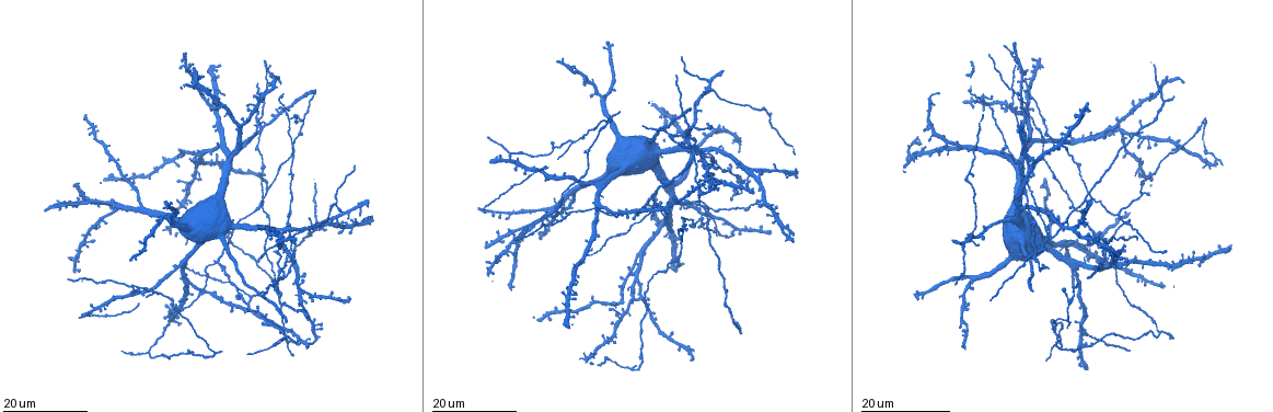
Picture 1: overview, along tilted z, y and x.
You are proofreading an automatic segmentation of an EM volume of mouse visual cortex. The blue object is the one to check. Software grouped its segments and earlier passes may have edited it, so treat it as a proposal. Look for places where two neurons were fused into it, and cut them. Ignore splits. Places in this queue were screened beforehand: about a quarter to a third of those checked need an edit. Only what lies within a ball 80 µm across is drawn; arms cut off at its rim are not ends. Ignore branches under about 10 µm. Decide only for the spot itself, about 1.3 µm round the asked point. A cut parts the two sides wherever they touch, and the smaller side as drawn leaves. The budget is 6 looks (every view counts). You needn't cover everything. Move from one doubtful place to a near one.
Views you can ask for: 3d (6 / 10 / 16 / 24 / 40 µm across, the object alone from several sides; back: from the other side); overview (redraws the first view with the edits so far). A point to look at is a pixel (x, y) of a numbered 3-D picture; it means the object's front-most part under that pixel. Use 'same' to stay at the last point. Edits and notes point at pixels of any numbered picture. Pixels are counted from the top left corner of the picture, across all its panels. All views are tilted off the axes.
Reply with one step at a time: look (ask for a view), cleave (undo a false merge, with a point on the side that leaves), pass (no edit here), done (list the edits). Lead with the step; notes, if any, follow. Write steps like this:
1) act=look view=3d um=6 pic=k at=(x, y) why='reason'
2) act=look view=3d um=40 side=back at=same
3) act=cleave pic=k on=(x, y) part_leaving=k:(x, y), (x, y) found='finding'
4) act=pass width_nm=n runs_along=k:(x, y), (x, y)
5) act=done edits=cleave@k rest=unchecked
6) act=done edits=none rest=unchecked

act=look view=3d um=24 pic=1 at=(1031, 99) why='three arms meet'

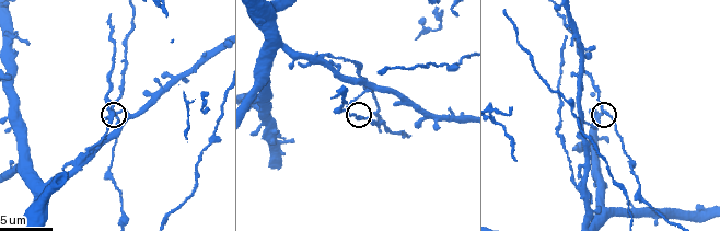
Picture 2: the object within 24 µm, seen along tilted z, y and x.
act=look view=3d um=10 pic=2 at=(605, 110)

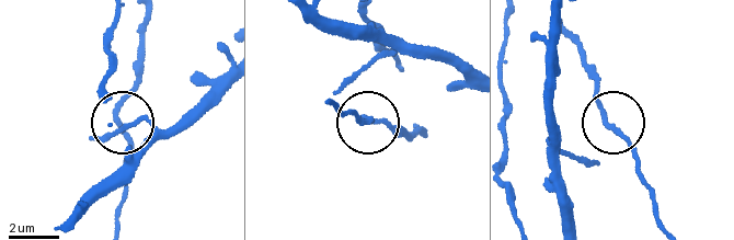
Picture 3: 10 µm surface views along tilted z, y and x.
act=pass side_arm_um=16 runs_along=3:(77, 206), (145, 138), (137, 123), (104, 138), (140, 54) found='one neuron here'

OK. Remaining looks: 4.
act=look view=3d um=16 pic=2 at=(579, 183) why='three-way junction'

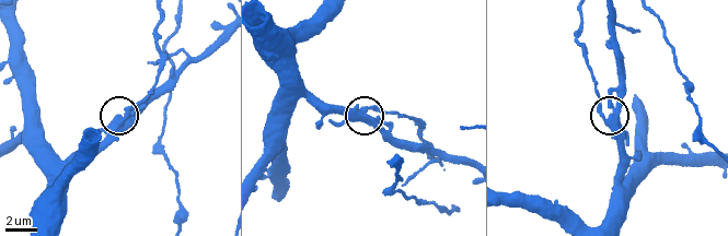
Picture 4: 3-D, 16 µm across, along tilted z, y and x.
act=cleave pic=4 on=(334, 122) part_leaving=4:(616, 129), (603, 113), (577, 38), (580, 14) found='two neurons meet here'

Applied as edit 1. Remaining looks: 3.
act=look view=overview why='redraw'

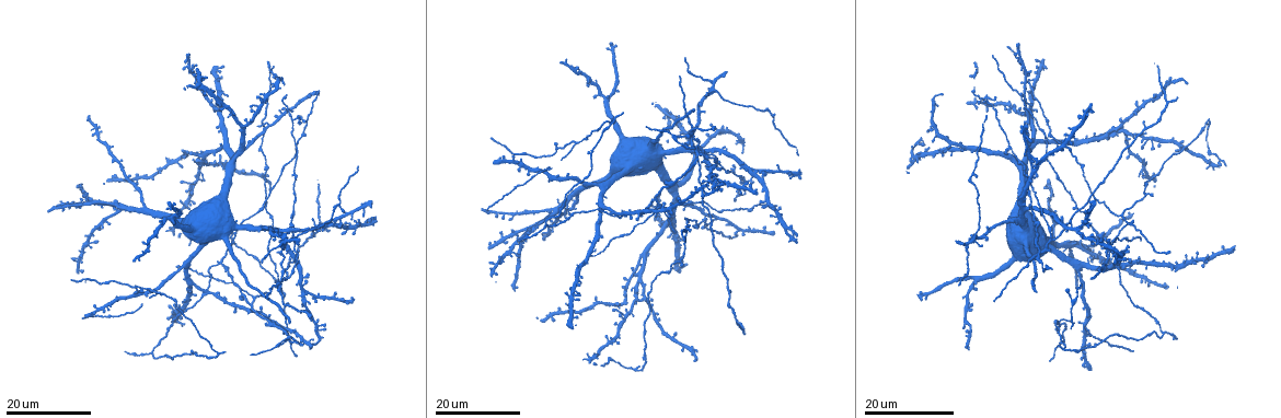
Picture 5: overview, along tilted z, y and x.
act=look view=3d um=24 pic=5 at=(294, 215) why='two arms in line, one across'

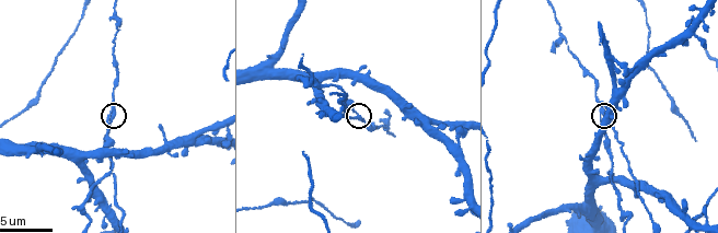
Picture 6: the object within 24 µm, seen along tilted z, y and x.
act=look view=3d um=6 pic=6 at=(358, 118) why='zoom in'

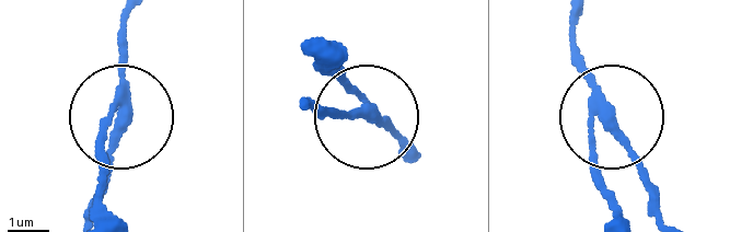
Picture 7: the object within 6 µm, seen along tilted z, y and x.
act=cleave pic=7 on=(95, 151) part_leaving=7:(113, 100), (96, 216) found='a second neuron is stuck on'

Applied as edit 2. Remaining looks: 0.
act=done edits=cleave@4,cleave@7 rest=unchecked

